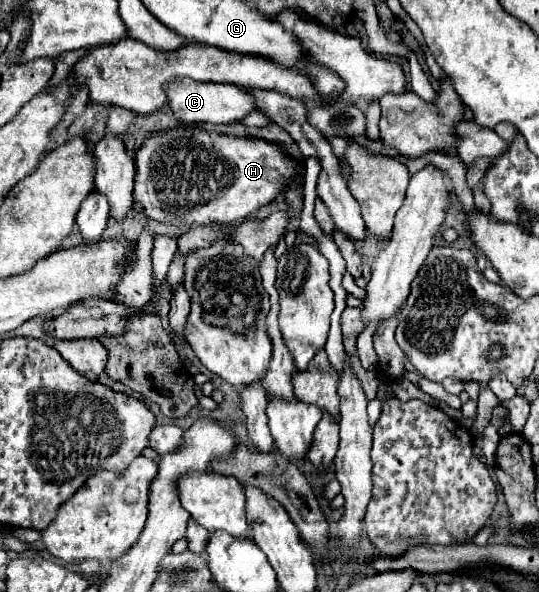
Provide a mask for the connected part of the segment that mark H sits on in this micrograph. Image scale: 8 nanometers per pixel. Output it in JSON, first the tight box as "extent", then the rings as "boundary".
{"extent":[133,126,301,224],"boundary":[[[197,126],[157,130],[135,154],[133,206],[161,224],[229,224],[269,204],[289,180],[299,176],[299,170],[301,166],[281,146],[259,138],[237,138]]]}

